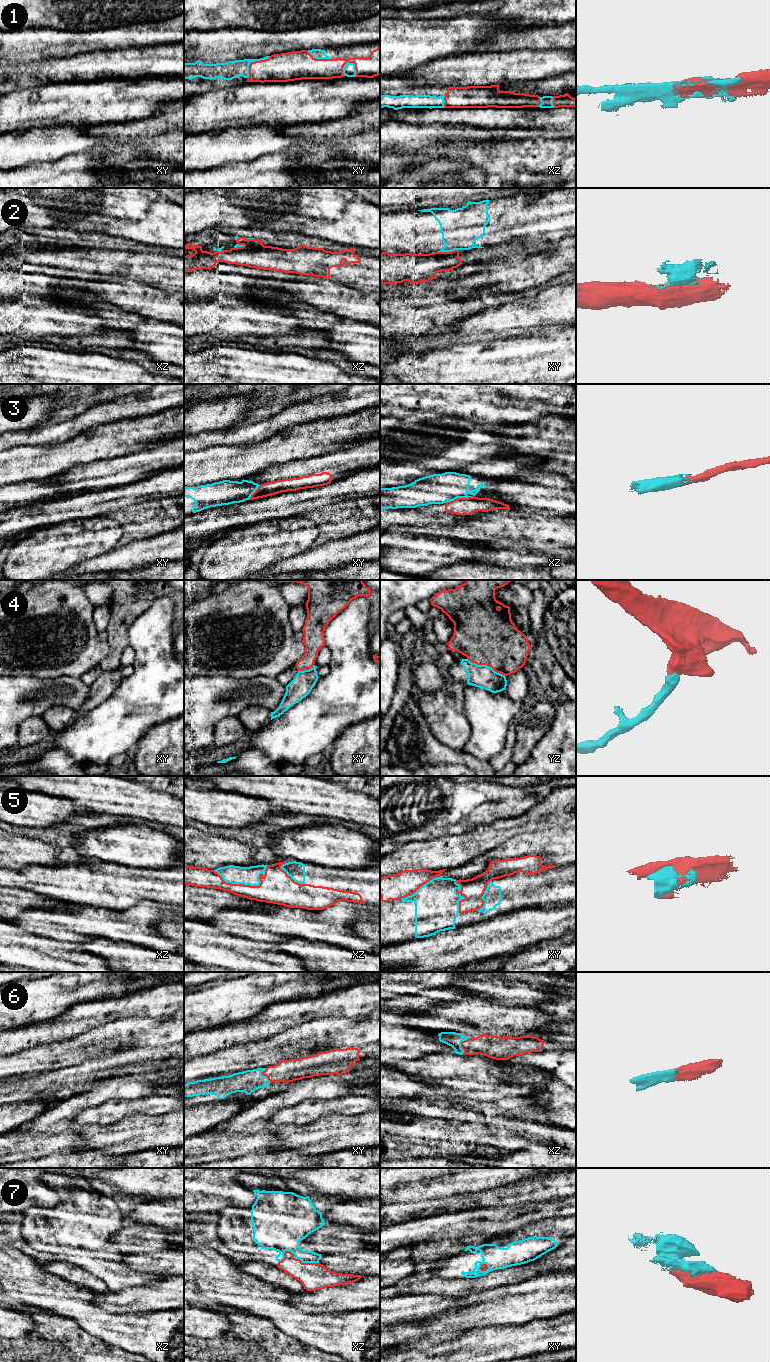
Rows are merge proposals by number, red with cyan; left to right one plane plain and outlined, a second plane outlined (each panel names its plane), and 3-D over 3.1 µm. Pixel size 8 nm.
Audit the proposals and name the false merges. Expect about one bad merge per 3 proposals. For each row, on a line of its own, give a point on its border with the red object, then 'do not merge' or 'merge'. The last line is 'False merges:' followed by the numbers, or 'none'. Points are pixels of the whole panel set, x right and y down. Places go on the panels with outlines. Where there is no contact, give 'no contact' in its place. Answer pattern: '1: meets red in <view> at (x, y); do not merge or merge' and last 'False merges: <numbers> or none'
1: meets red in xy at (252, 62); merge
2: meets red in xy at (447, 252); do not merge
3: meets red in xz at (460, 498); do not merge
4: meets red in yz at (486, 664); do not merge
5: meets red in xz at (247, 885); merge
6: meets red in xz at (461, 1044); merge
7: meets red in xz at (295, 1258); merge
False merges: 2, 3, 4

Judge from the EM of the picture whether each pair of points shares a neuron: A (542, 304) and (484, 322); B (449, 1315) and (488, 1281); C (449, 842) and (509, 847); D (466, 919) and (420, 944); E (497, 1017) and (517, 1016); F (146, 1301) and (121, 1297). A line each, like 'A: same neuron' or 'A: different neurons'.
A: same neuron
B: different neurons
C: different neurons
D: different neurons
E: same neuron
F: same neuron

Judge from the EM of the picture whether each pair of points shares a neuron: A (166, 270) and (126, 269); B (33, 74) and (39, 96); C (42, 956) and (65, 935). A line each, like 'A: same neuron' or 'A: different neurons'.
A: same neuron
B: different neurons
C: different neurons

